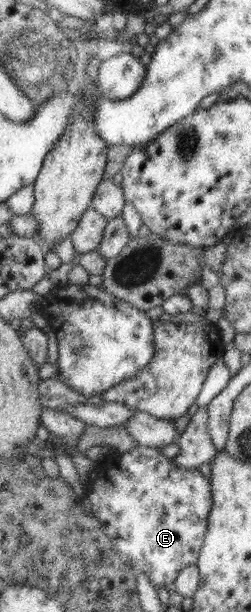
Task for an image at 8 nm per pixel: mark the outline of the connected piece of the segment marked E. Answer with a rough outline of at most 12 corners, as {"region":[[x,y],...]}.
{"region":[[114,449],[84,487],[154,587],[196,565],[209,480],[161,449]]}

